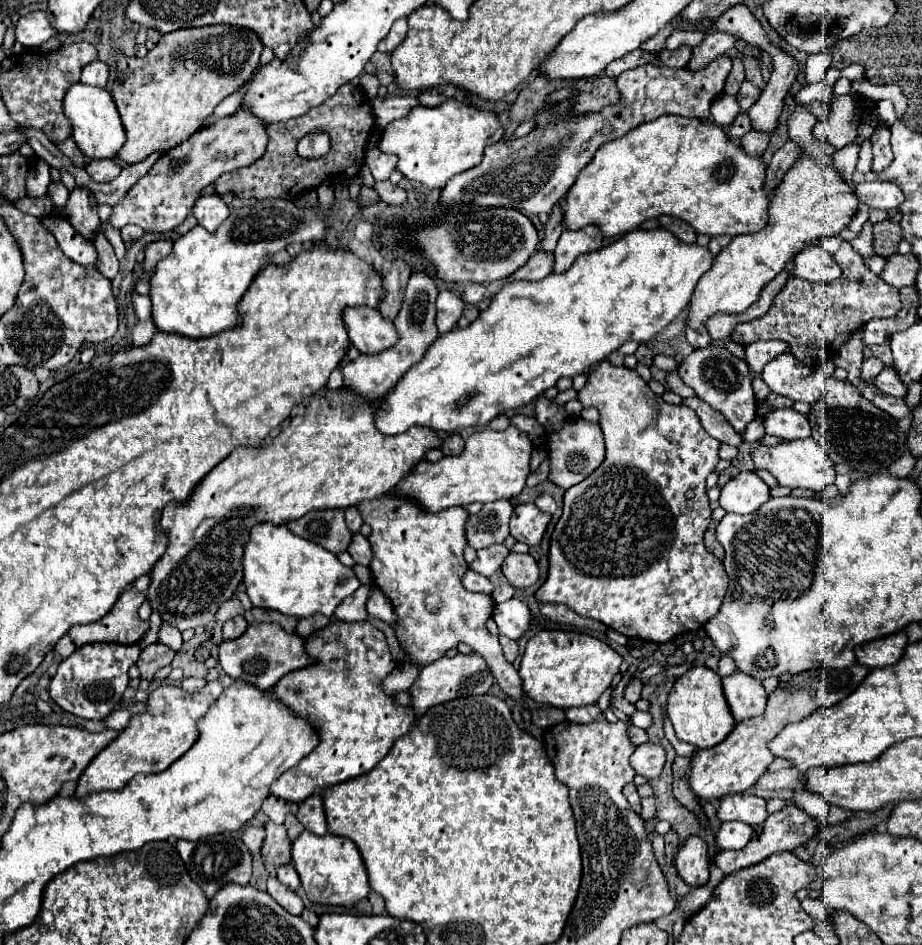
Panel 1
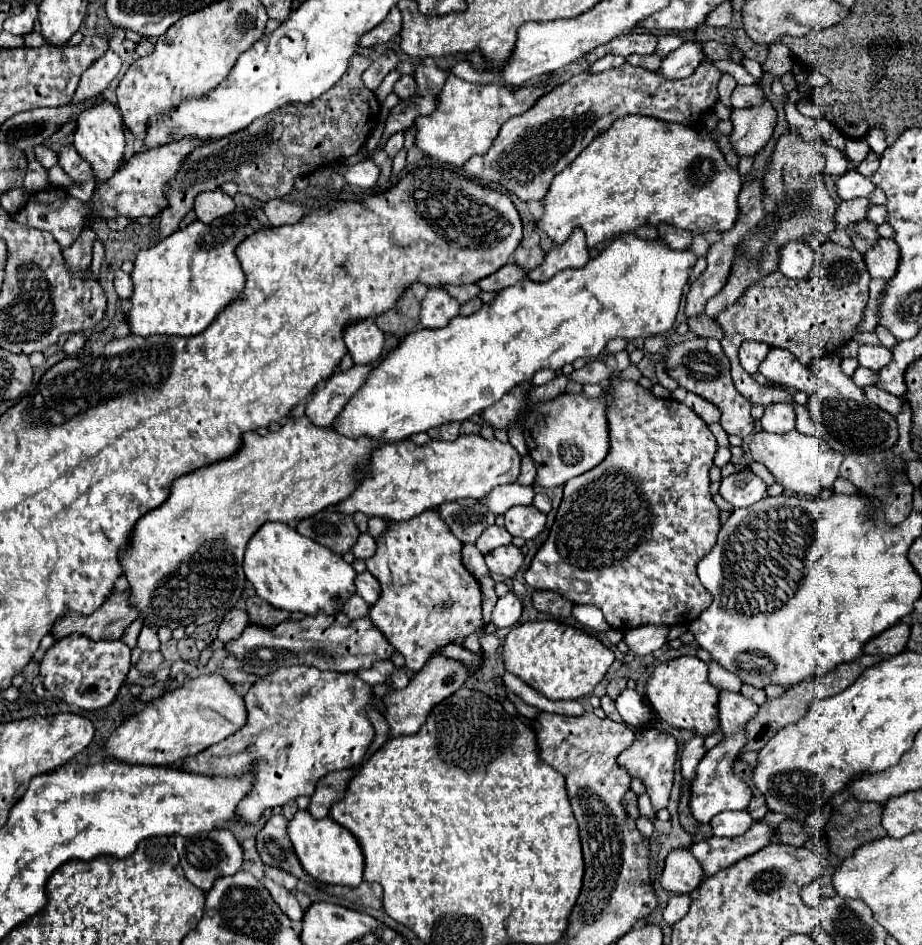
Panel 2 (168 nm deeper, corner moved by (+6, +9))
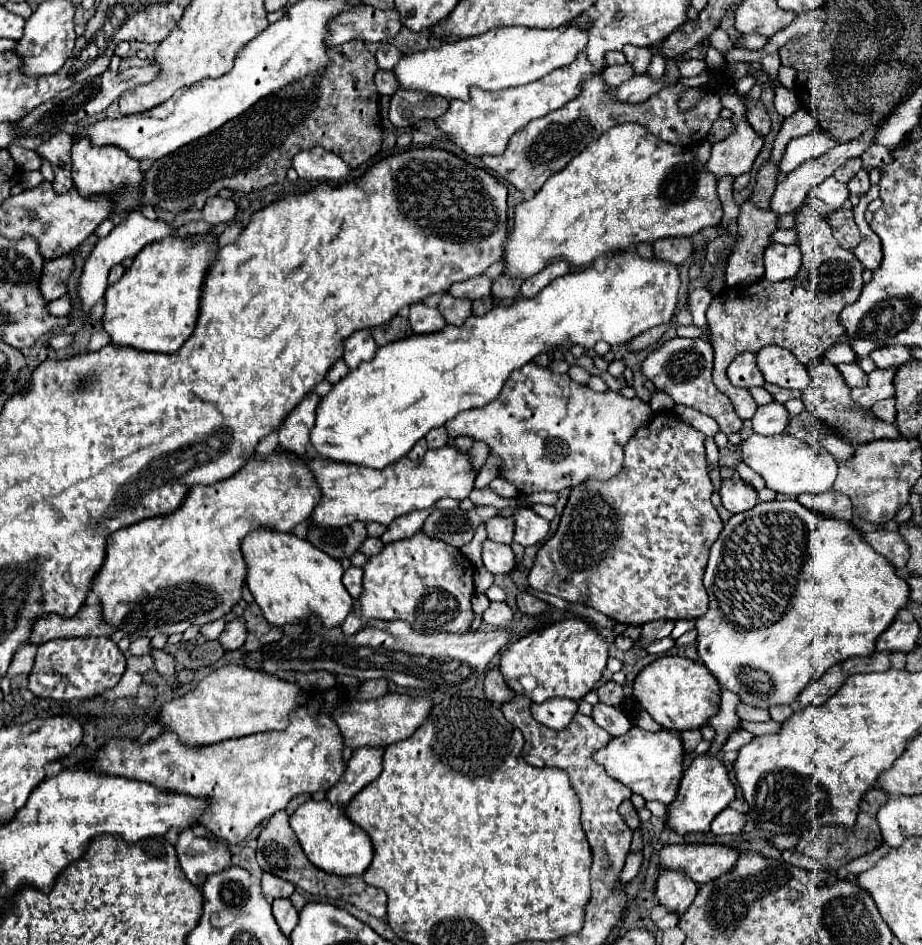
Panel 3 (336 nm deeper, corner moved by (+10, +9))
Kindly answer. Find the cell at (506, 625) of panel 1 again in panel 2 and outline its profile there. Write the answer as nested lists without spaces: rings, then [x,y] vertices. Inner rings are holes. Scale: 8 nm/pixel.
[[[509,591],[507,595],[499,597],[493,613],[491,613],[491,623],[499,629],[503,627],[513,627],[521,617],[521,601]]]

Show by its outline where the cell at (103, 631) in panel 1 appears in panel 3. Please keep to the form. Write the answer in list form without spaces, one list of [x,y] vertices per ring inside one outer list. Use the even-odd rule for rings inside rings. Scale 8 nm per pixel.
[[[85,605],[75,617],[47,615],[45,619],[37,619],[29,643],[41,645],[59,637],[113,637],[115,631],[117,627],[109,627],[101,619],[101,605]]]

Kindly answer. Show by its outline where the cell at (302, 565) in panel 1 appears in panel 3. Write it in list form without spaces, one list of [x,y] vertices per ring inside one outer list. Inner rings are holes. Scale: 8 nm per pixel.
[[[259,527],[245,537],[243,557],[247,565],[247,587],[265,619],[273,625],[307,621],[311,613],[317,613],[325,627],[333,627],[341,625],[353,607],[353,599],[341,583],[341,563],[293,533]]]

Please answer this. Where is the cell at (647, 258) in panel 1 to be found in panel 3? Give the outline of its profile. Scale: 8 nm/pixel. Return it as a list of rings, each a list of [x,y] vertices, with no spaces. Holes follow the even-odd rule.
[[[629,249],[629,251],[621,251],[621,255],[609,255],[607,257],[607,265],[603,271],[597,271],[595,267],[589,267],[585,271],[579,273],[567,273],[561,275],[557,279],[553,279],[553,283],[549,283],[539,295],[527,299],[527,297],[519,297],[513,305],[503,307],[497,305],[491,311],[487,311],[481,317],[469,317],[465,319],[465,323],[461,327],[453,327],[447,325],[445,329],[437,331],[437,333],[429,333],[429,335],[411,335],[405,337],[401,341],[393,341],[385,347],[379,347],[377,355],[373,357],[373,361],[369,363],[361,363],[361,367],[353,369],[347,373],[347,377],[343,377],[337,385],[333,385],[333,389],[321,399],[319,407],[317,407],[317,421],[315,427],[311,429],[311,445],[315,447],[315,451],[327,459],[335,459],[335,461],[347,461],[347,463],[359,463],[359,465],[367,465],[367,467],[375,467],[375,469],[383,469],[385,465],[401,459],[407,455],[407,451],[419,441],[423,439],[431,429],[445,425],[445,421],[453,419],[455,415],[459,415],[461,411],[469,411],[469,409],[477,409],[477,407],[485,407],[487,403],[491,403],[493,399],[497,399],[497,395],[501,393],[505,381],[509,379],[509,375],[517,369],[521,369],[525,363],[533,361],[537,355],[541,353],[549,353],[549,351],[561,351],[561,349],[571,349],[573,345],[581,345],[585,349],[591,349],[597,341],[607,341],[609,345],[621,345],[627,343],[631,339],[635,339],[637,335],[649,331],[651,327],[657,325],[667,325],[673,319],[675,307],[677,307],[677,291],[679,291],[679,267],[673,263],[665,263],[661,259],[643,259],[637,255],[637,251]]]

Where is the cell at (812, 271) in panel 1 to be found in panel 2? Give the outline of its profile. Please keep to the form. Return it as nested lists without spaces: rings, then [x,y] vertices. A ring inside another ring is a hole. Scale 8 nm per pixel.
[[[803,241],[785,243],[779,255],[781,257],[777,271],[781,271],[789,279],[801,279],[809,275],[809,271],[813,271],[813,263],[817,263],[817,251]]]

